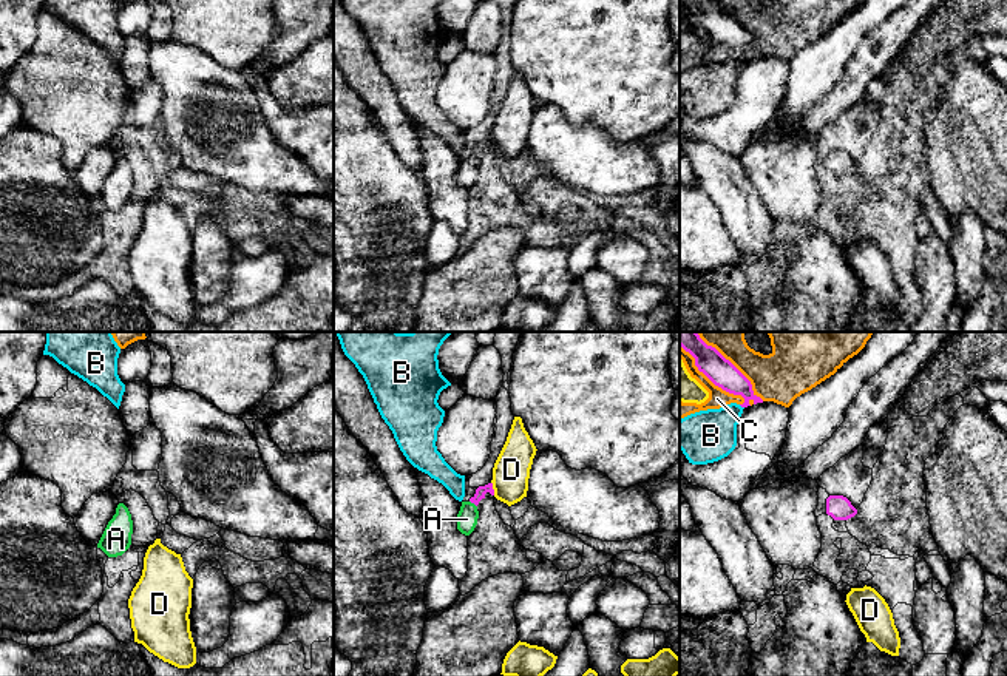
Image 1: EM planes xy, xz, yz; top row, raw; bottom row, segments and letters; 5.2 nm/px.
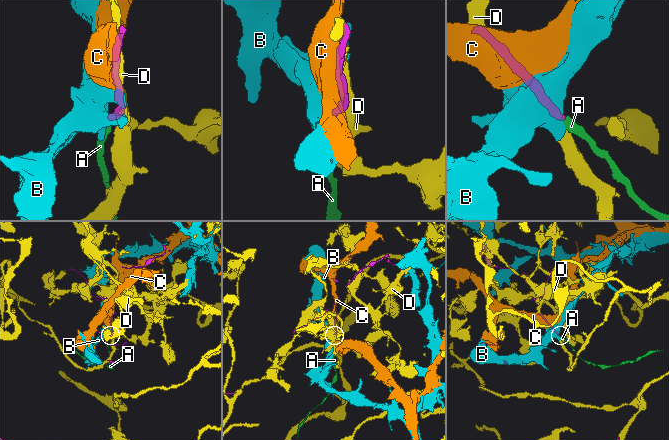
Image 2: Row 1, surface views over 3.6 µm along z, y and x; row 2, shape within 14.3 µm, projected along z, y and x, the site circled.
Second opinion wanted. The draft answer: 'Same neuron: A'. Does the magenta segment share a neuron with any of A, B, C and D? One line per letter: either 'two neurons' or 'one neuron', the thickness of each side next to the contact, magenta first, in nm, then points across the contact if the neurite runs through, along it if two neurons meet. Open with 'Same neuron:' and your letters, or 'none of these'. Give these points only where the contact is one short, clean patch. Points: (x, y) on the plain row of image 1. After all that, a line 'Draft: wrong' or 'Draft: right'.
Same neuron: A
A: one neuron; calibres 60 and 110 nm; way xz (481, 145), (473, 156), (467, 173)
B: two neurons; calibres 150 and 280 nm
C: two neurons; calibres 150 and 100 nm
D: two neurons; calibres 60 and 190 nm
Draft: right

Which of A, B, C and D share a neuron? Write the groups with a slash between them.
A / B / C / D

